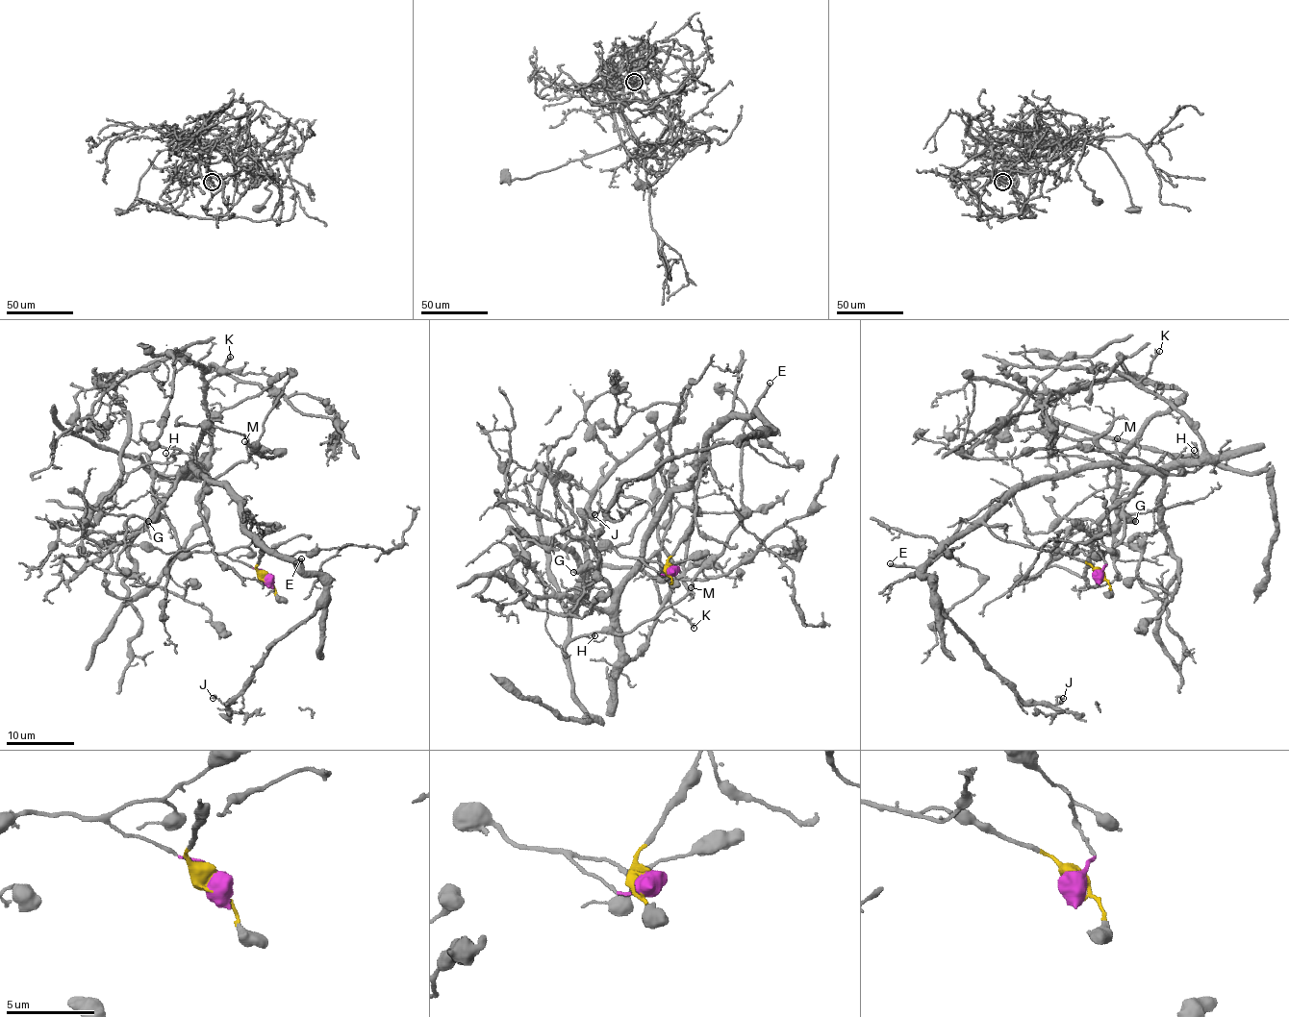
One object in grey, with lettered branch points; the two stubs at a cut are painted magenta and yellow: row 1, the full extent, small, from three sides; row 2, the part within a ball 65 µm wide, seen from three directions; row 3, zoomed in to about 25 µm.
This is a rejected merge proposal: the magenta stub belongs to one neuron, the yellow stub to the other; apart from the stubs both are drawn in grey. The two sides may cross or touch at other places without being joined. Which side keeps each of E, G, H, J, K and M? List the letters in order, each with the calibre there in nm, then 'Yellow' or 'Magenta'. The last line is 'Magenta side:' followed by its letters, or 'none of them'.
E: Thickness 240 nm. Yellow
G: Thickness 440 nm. Magenta
H: Thickness 90 nm. Magenta
J: Thickness 140 nm. Yellow
K: Thickness 130 nm. Yellow
M: Thickness 110 nm. Magenta
Magenta side: G, H, M

